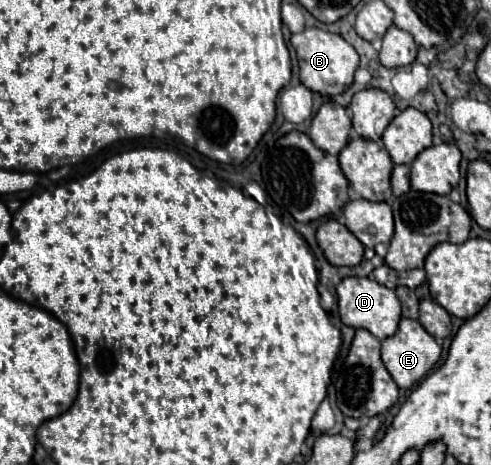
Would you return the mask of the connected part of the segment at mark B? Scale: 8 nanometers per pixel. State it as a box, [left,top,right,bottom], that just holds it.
[291,27,359,97]

